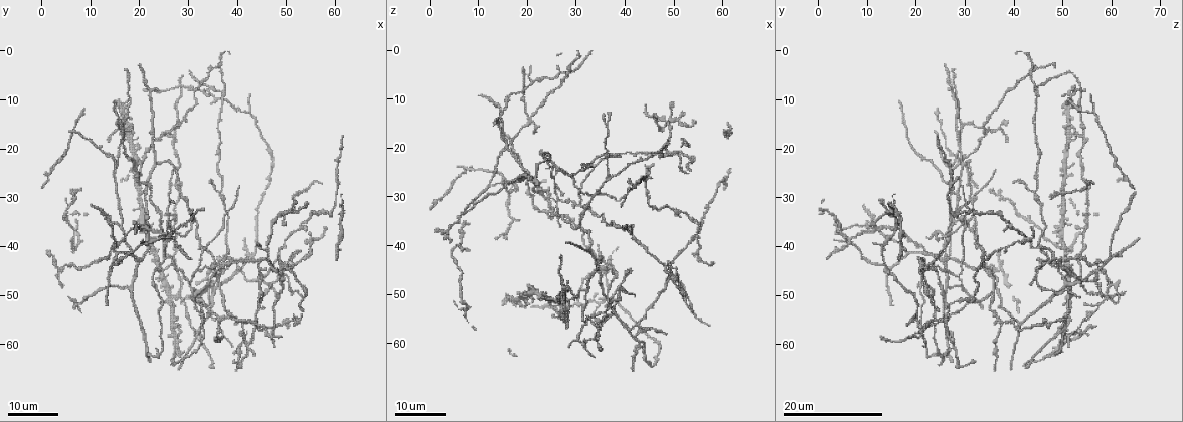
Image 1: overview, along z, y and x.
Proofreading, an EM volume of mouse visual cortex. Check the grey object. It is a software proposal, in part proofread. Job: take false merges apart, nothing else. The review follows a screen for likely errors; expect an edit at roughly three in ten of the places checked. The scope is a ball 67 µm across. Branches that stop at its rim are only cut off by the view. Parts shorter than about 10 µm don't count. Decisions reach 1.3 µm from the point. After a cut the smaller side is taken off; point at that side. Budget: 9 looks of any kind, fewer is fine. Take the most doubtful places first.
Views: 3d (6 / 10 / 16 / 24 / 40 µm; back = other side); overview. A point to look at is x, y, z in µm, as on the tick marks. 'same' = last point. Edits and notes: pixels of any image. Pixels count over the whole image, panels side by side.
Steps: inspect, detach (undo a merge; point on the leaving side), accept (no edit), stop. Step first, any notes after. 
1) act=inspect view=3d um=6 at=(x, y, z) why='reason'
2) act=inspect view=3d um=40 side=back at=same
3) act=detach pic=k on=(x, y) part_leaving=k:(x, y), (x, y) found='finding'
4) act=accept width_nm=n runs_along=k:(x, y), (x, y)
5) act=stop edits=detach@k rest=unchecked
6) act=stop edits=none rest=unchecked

act=inspect view=3d um=16 at=(41.5, 45.0, 57.0) why='thin arm on a thick one'

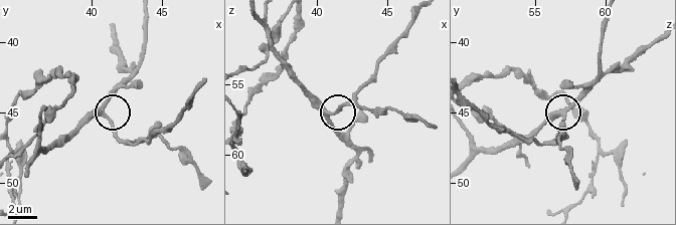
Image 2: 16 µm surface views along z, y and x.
act=inspect view=3d um=6 at=(41.0, 45.4, 57.0)

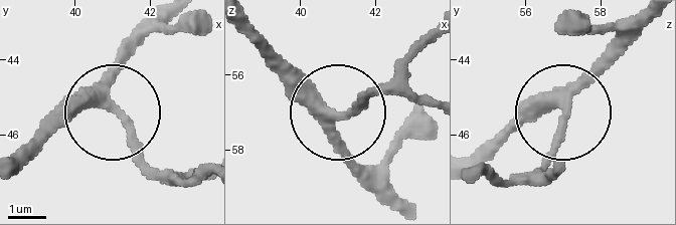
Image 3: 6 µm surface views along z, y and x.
act=accept side_arm_um=80 arms=3 found='all the same neuron'

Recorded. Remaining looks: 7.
act=inspect view=3d um=16 at=(30.5, 34.0, 32.0) why='arms part here'

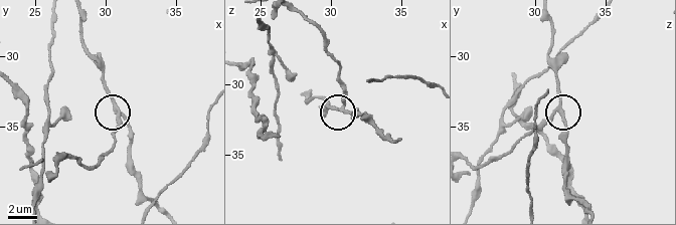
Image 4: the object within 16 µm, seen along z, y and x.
act=inspect view=3d um=6 at=(30.8, 34.0, 31.8) why='closer look'

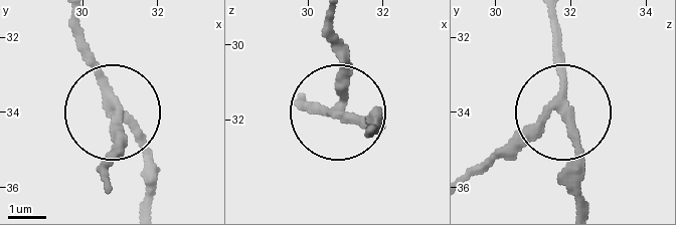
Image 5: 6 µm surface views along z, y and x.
act=accept runs_along=5:(70, 22), (119, 132), (109, 183) found='one neuron here'

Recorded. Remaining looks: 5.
act=inspect view=3d um=24 at=(49.0, 42.0, 48.0) why='three-way junction'

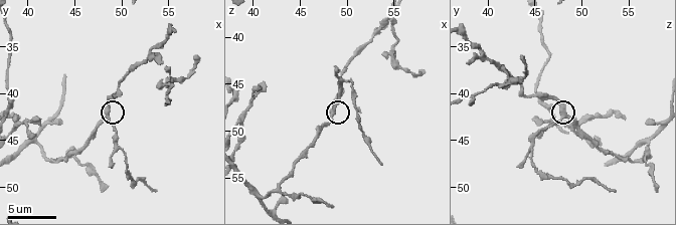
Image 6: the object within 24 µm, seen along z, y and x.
act=inspect view=3d um=10 at=(48.6, 42.4, 48.0)

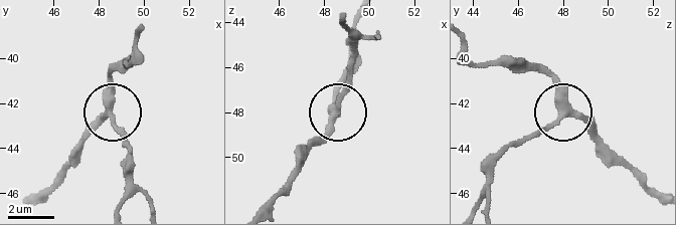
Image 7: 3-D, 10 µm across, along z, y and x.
act=inspect view=3d um=10 side=back at=(48.4, 42.6, 47.8) why='other side'

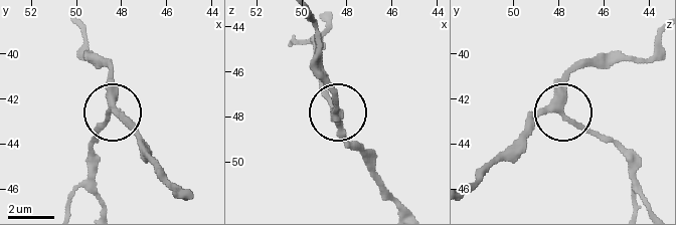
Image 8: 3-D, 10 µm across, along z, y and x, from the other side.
act=accept side_arm_um=19 runs_along=8:(182, 193), (113, 113), (98, 128), (96, 140) found='one neuron here'

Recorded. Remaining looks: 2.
act=inspect view=3d um=24 at=(36.5, 44.5, 21.5) why='arms part here'

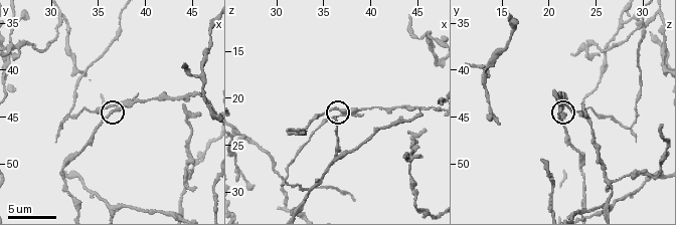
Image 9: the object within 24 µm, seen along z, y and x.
act=inspect view=3d um=10 at=(37.0, 44.0, 21.4)

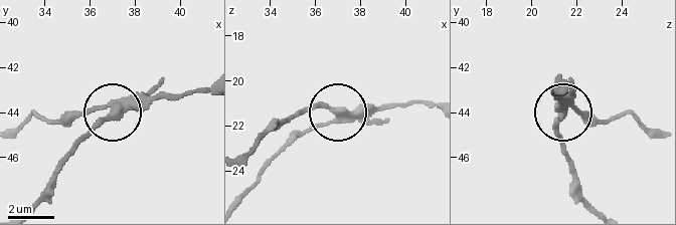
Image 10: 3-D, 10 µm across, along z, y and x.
act=detach pic=10 on=(94, 105) side_arm_um=27 part_leaving=10:(125, 98), (51, 122), (36, 116), (19, 131) found='two neurons meet here'

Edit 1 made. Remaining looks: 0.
act=stop edits=detach@10 rest=unchecked

